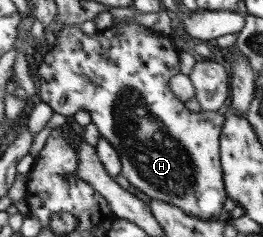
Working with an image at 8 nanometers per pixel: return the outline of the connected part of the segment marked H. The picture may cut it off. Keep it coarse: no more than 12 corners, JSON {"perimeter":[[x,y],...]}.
{"perimeter":[[64,25],[38,100],[85,110],[144,198],[225,216],[225,111],[171,36]]}

